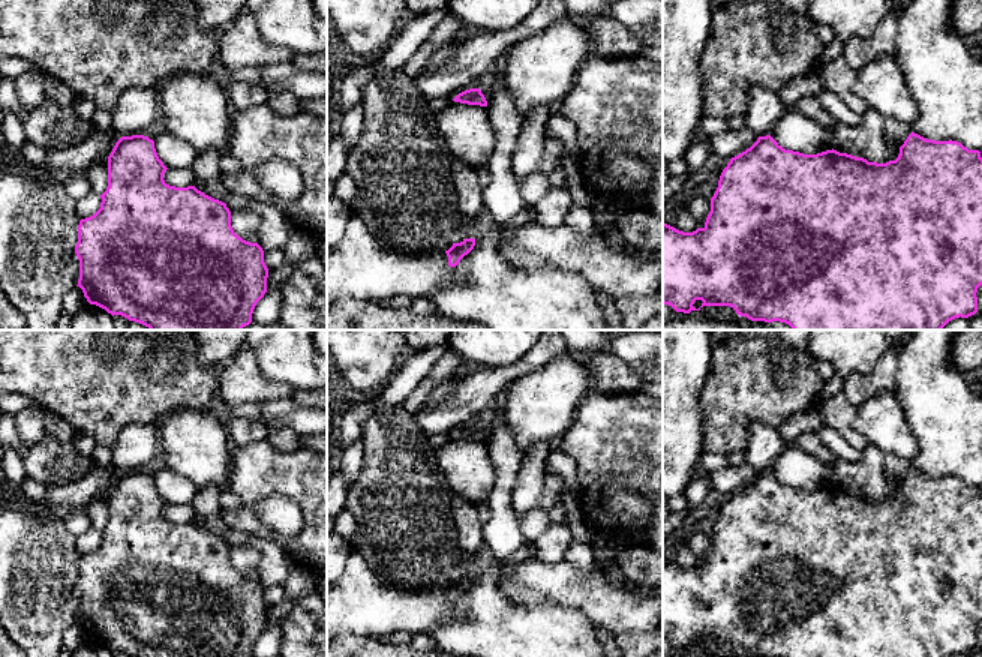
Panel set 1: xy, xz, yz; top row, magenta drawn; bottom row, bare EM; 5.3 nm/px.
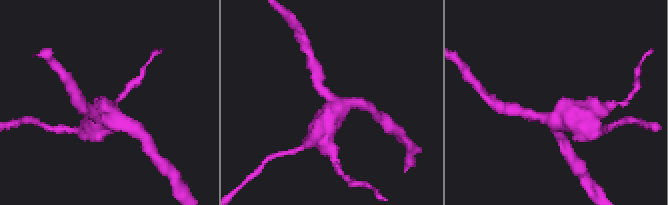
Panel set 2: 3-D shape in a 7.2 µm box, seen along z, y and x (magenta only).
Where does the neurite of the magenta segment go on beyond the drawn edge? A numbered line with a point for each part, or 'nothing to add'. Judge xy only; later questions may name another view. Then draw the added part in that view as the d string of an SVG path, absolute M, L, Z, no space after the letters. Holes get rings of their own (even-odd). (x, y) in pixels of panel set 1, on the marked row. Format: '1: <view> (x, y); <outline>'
nothing to add

